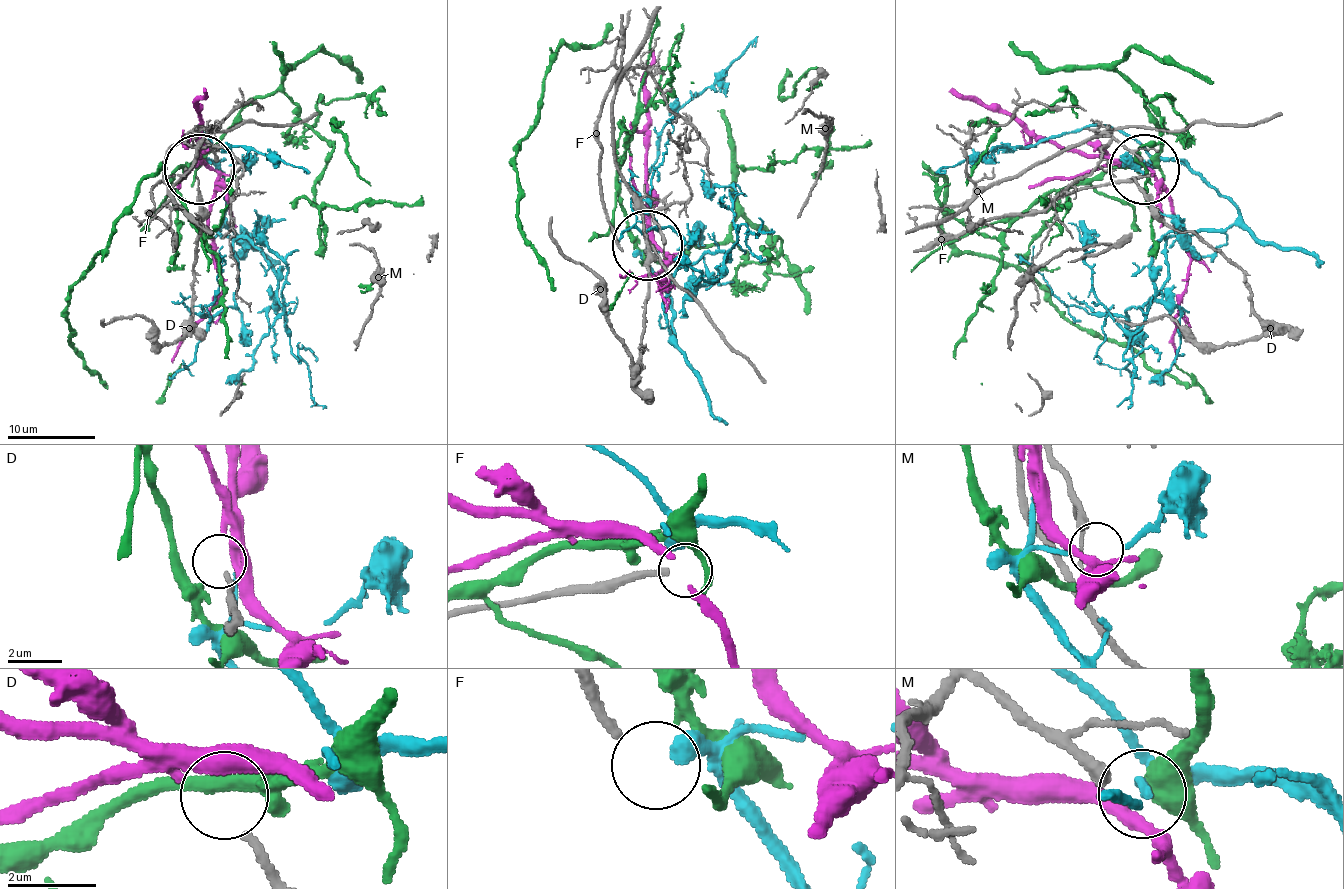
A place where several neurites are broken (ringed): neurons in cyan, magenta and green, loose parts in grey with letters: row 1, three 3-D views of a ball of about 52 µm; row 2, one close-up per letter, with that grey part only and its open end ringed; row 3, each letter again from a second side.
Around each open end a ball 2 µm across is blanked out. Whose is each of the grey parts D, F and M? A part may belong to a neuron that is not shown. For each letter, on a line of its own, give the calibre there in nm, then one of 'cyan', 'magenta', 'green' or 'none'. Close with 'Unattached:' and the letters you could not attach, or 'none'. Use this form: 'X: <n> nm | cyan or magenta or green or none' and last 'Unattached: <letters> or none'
D: 190 nm | magenta
F: 240 nm | cyan
M: 340 nm | none
Unattached: M

